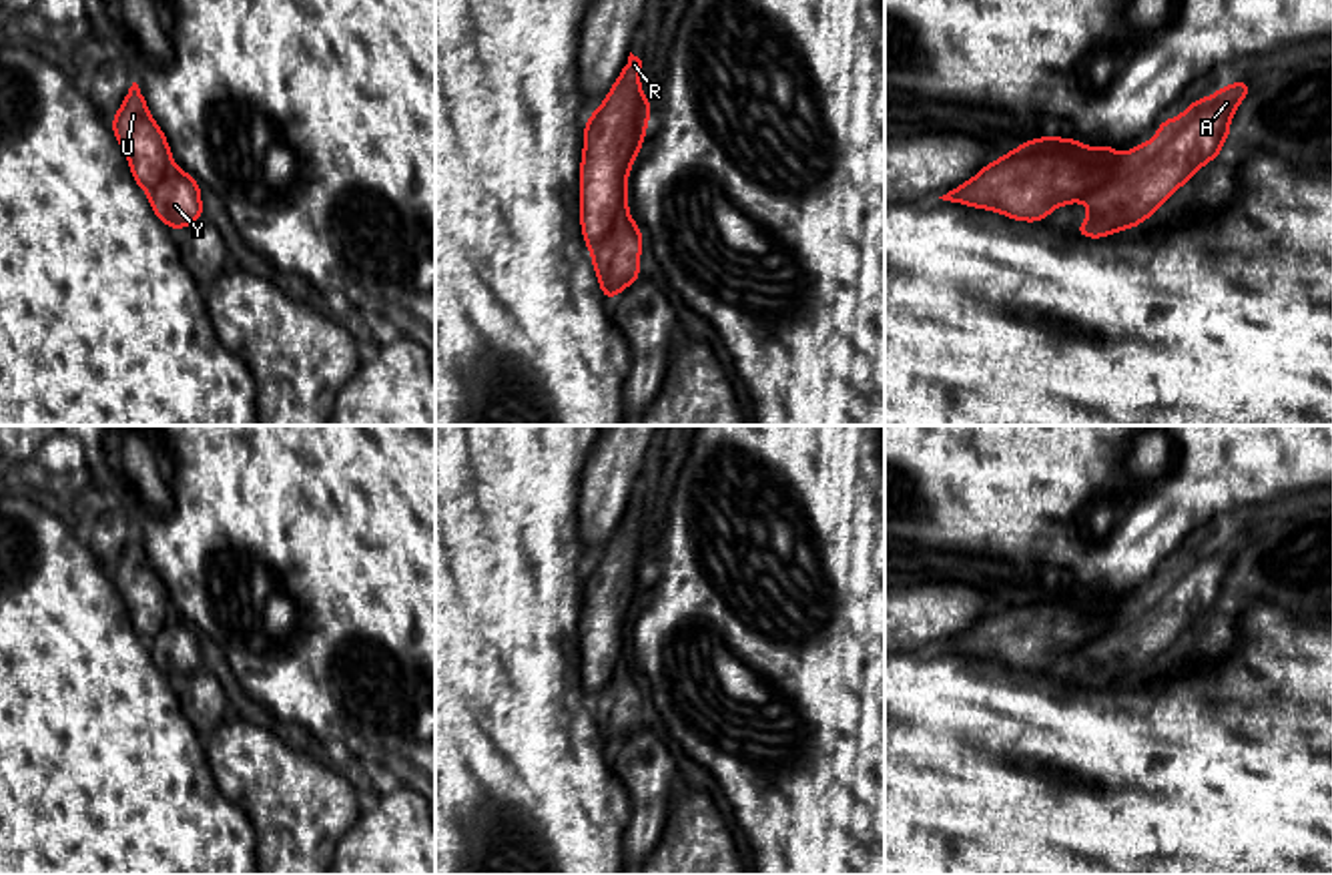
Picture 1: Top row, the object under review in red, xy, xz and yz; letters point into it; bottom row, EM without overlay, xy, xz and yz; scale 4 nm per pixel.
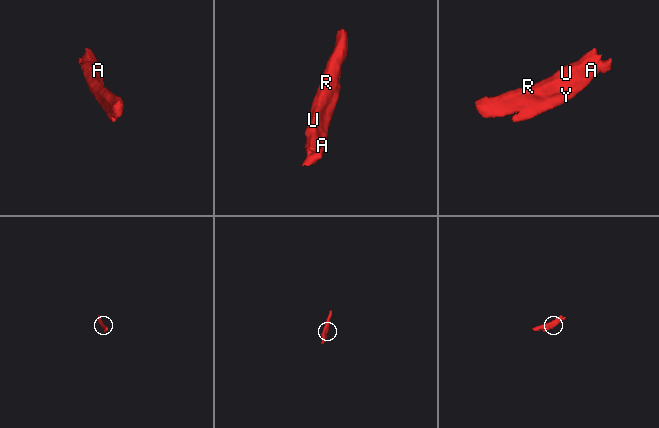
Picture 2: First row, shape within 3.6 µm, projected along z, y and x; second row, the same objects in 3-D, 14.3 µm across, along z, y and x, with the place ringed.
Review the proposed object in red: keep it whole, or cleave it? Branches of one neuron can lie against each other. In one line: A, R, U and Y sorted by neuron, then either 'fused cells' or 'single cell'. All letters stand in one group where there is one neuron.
A Y / R U; fused cells

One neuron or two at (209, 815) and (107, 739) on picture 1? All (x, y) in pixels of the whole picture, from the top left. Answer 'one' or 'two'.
one

